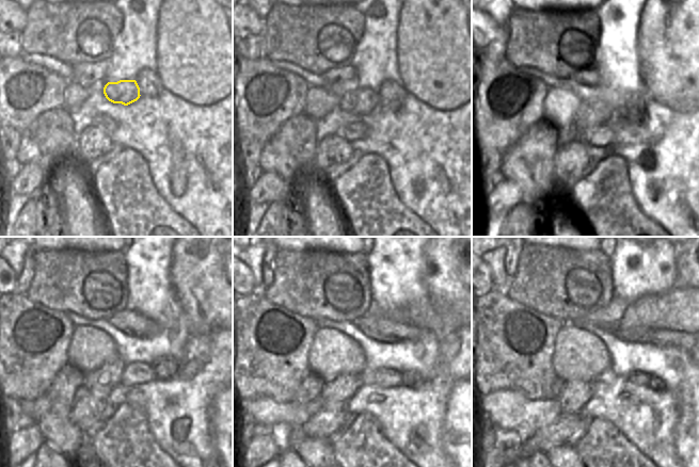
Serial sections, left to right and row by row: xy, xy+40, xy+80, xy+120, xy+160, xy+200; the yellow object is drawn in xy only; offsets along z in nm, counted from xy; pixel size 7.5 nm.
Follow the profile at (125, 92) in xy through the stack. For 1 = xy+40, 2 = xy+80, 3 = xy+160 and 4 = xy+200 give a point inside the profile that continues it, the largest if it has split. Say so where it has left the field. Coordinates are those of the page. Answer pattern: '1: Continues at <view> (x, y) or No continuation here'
1: Continues at xy+40 (360, 101)
2: Continues at xy+80 (589, 115)
3: Continues at xy+160 (335, 395)
4: Continues at xy+200 (574, 396).

